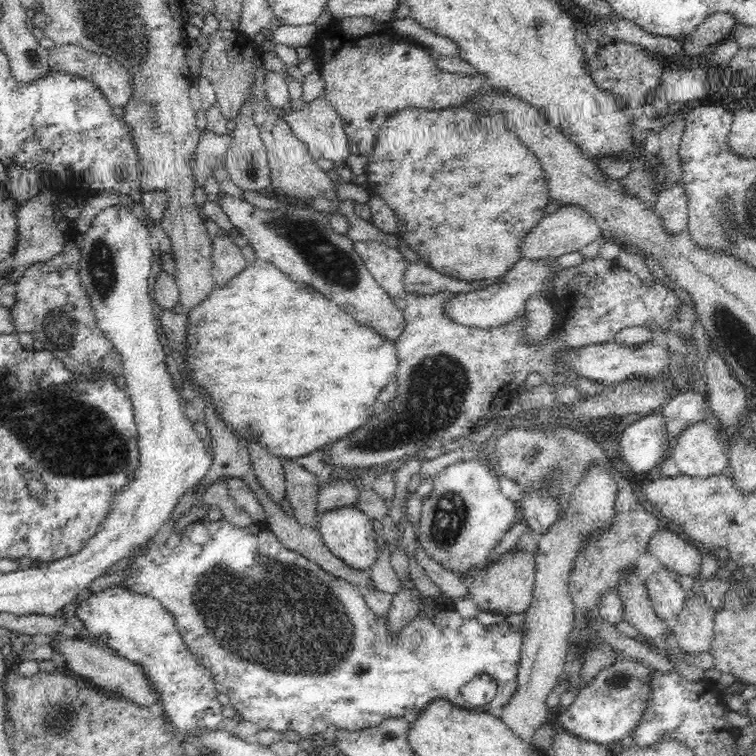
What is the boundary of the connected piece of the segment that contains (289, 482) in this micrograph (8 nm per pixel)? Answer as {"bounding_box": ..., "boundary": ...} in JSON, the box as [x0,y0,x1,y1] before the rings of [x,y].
{"bounding_box":[282,457,321,528],"boundary":[[[282,457],[285,474],[285,489],[294,519],[311,528],[319,528],[321,517],[317,513],[317,492],[320,484],[312,472],[304,469],[294,459]]]}

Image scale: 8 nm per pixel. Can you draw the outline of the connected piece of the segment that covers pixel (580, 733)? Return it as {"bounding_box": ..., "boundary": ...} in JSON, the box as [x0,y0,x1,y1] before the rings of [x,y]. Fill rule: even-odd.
{"bounding_box":[558,660,655,748],"boundary":[[[622,660],[600,670],[558,718],[564,731],[590,743],[616,748],[638,726],[648,706],[650,681],[655,670],[640,660]]]}

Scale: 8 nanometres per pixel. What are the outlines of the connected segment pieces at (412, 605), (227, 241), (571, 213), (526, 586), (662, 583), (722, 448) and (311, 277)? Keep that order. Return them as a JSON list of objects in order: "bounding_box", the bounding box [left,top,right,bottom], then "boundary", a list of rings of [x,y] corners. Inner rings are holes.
[{"bounding_box":[386,589,422,633],"boundary":[[[417,589],[401,590],[399,594],[394,595],[392,606],[386,616],[390,633],[397,633],[408,621],[416,618],[422,606],[421,593]]]},{"bounding_box":[212,233,250,288],"boundary":[[[229,233],[217,236],[212,247],[213,268],[212,276],[215,285],[222,288],[236,275],[240,274],[250,261],[242,254],[240,247],[232,241]]]},{"bounding_box":[519,204,601,260],"boundary":[[[574,204],[560,206],[555,212],[544,215],[524,237],[519,248],[520,258],[522,260],[555,259],[563,254],[581,251],[584,246],[592,244],[601,235],[600,225],[586,209]]]},{"bounding_box":[468,550,536,616],"boundary":[[[510,550],[502,554],[469,582],[468,597],[482,611],[505,616],[526,613],[531,606],[536,575],[536,558],[532,553]]]},{"bounding_box":[646,568,686,624],"boundary":[[[663,568],[652,574],[646,582],[654,613],[664,622],[671,624],[674,624],[683,610],[686,598],[686,592],[676,579],[675,573]]]},{"bounding_box":[668,420,729,478],"boundary":[[[704,420],[691,424],[674,441],[668,452],[680,469],[682,475],[696,478],[708,478],[728,472],[729,455],[725,439],[718,429]]]},{"bounding_box":[217,191,404,341],"boundary":[[[223,191],[218,198],[217,205],[231,220],[238,234],[244,236],[255,250],[255,260],[275,264],[284,274],[292,276],[292,280],[314,286],[358,323],[369,326],[388,340],[395,341],[404,332],[404,313],[368,272],[364,260],[355,251],[353,239],[346,234],[334,233],[329,223],[330,214],[310,206],[292,204],[280,206],[278,210],[267,210]]]}]

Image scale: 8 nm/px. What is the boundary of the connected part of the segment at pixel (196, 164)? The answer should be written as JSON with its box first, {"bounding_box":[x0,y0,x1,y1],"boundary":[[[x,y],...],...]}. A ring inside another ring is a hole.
{"bounding_box":[191,129,232,187],"boundary":[[[206,129],[206,132],[201,134],[191,160],[191,169],[193,170],[193,176],[196,178],[196,187],[204,187],[211,175],[210,172],[217,165],[222,166],[222,160],[230,142],[232,142],[230,132],[216,134]]]}

